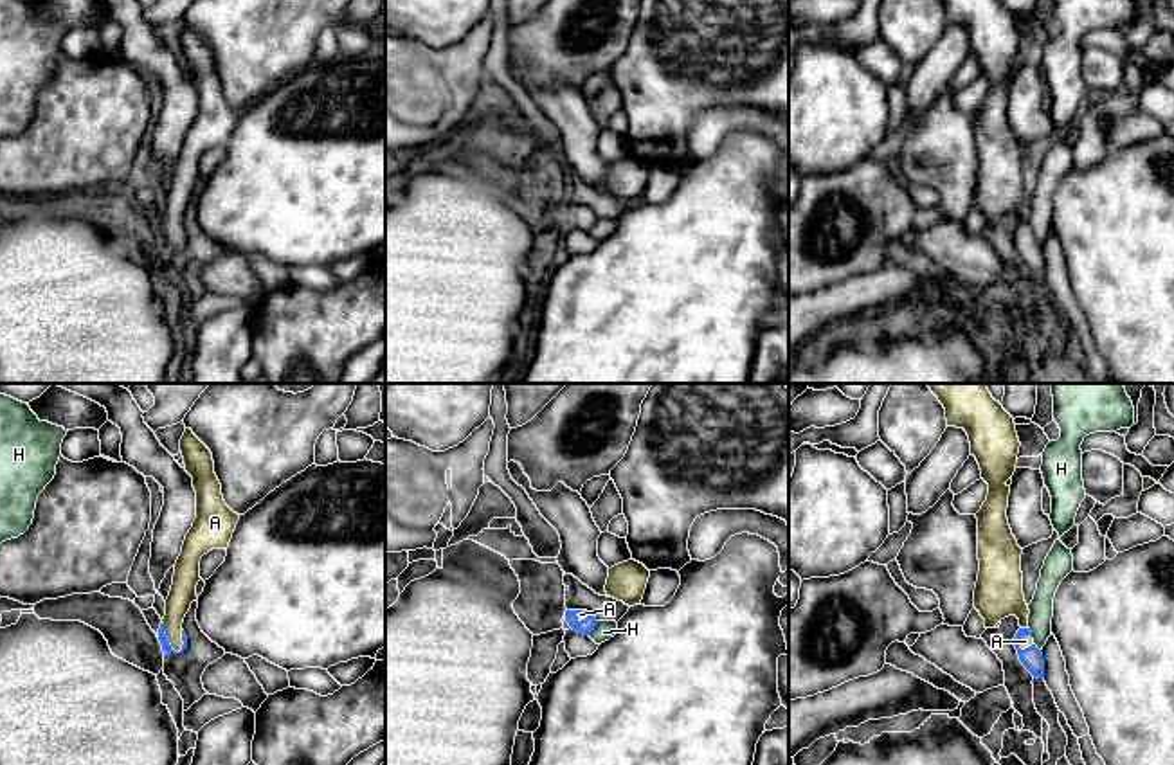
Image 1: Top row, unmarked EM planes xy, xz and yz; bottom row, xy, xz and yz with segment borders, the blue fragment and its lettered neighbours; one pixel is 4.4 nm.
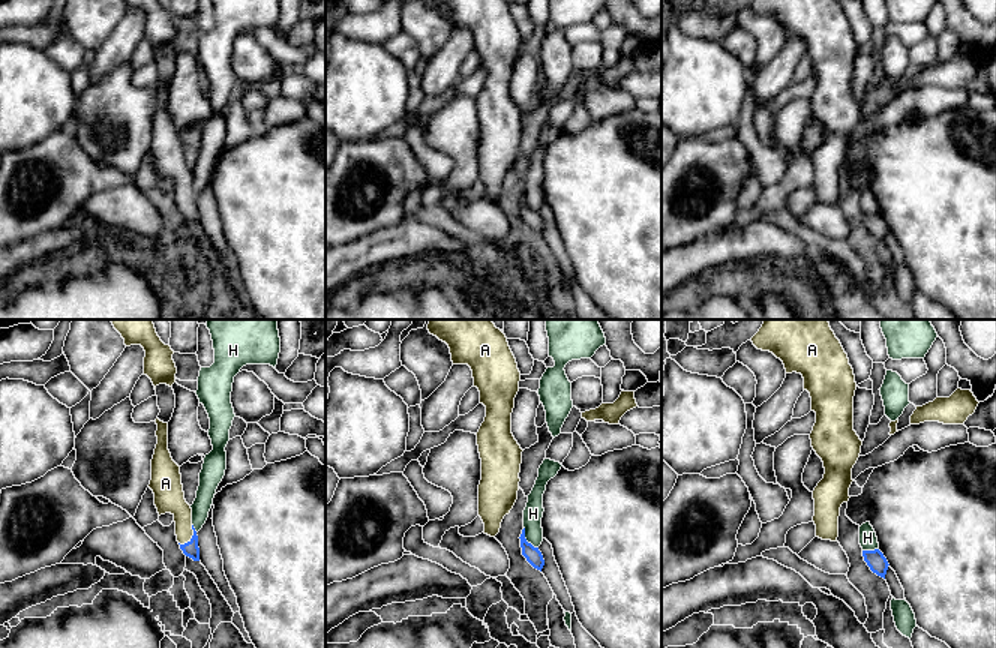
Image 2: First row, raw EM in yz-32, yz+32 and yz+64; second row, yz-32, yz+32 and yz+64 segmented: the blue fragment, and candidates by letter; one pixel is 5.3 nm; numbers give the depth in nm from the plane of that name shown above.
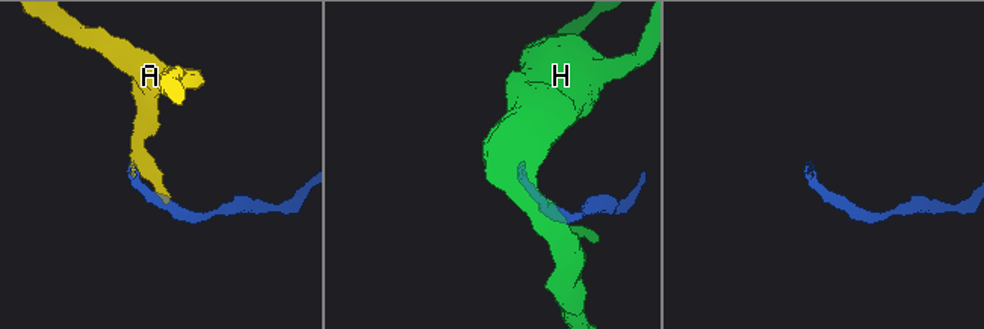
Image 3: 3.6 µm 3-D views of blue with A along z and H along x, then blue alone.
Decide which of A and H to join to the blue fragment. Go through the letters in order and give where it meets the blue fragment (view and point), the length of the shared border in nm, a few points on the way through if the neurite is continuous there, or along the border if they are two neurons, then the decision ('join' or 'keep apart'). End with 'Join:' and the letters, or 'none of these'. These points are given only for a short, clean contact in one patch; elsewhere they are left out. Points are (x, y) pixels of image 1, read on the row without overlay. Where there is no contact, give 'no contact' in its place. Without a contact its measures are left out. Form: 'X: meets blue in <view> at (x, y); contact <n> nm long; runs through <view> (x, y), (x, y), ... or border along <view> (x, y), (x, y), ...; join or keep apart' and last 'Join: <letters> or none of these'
A: meets blue in xy at (166, 234); contact 160 nm long; runs through xy (166, 243), (166, 234), (182, 189); join
H: meets blue in xz at (593, 225); contact 80 nm long; keep apart
Join: A

